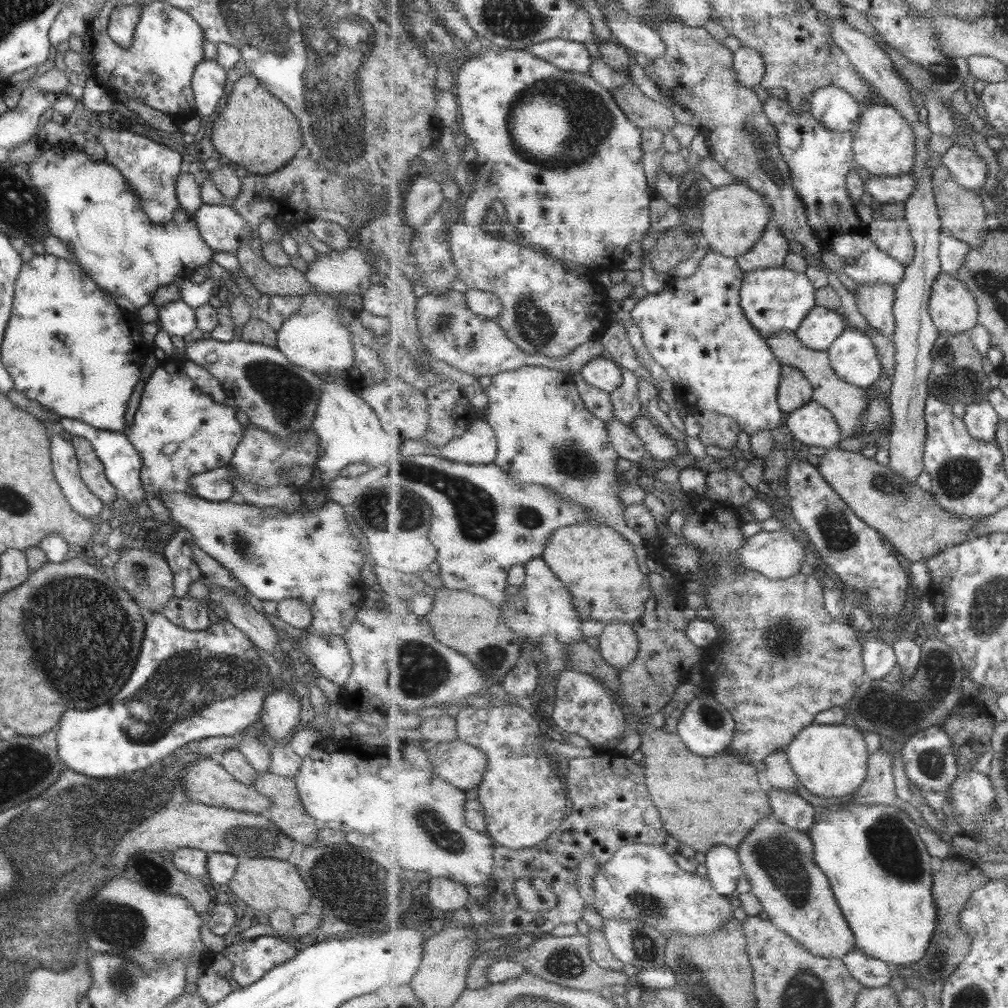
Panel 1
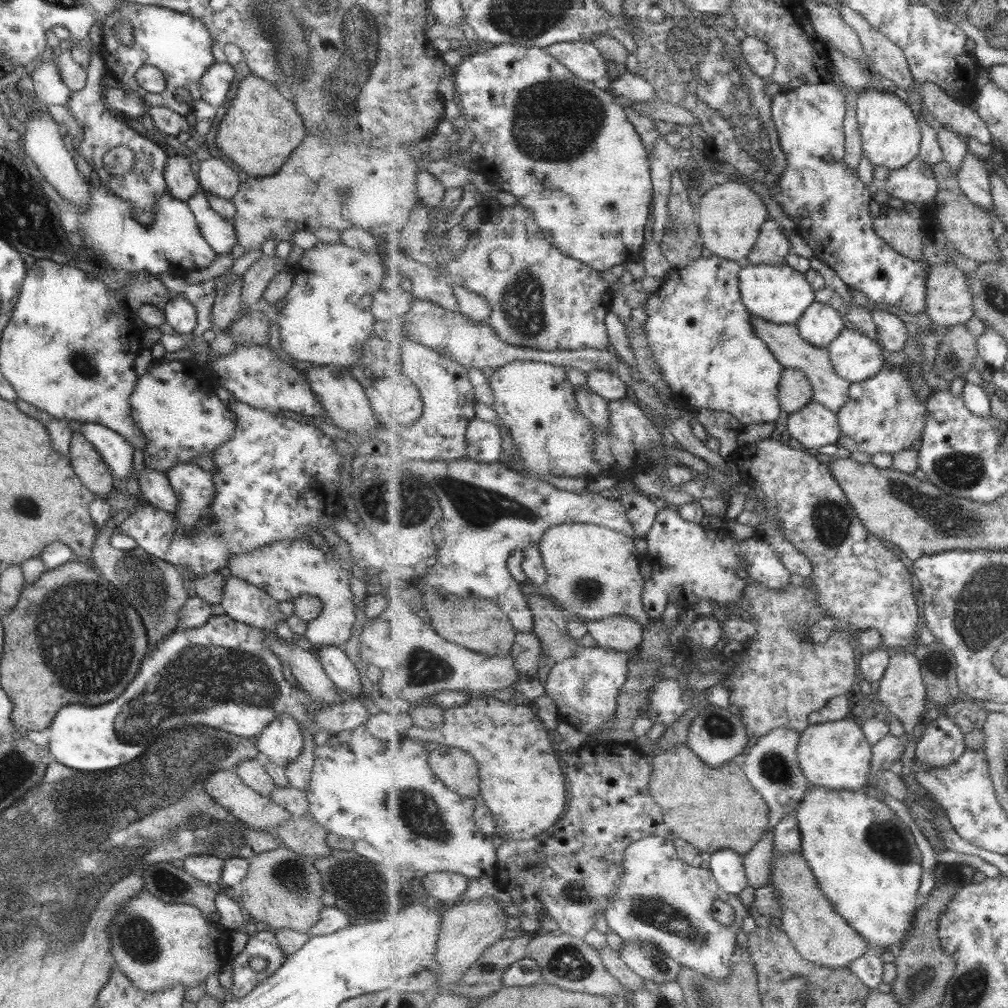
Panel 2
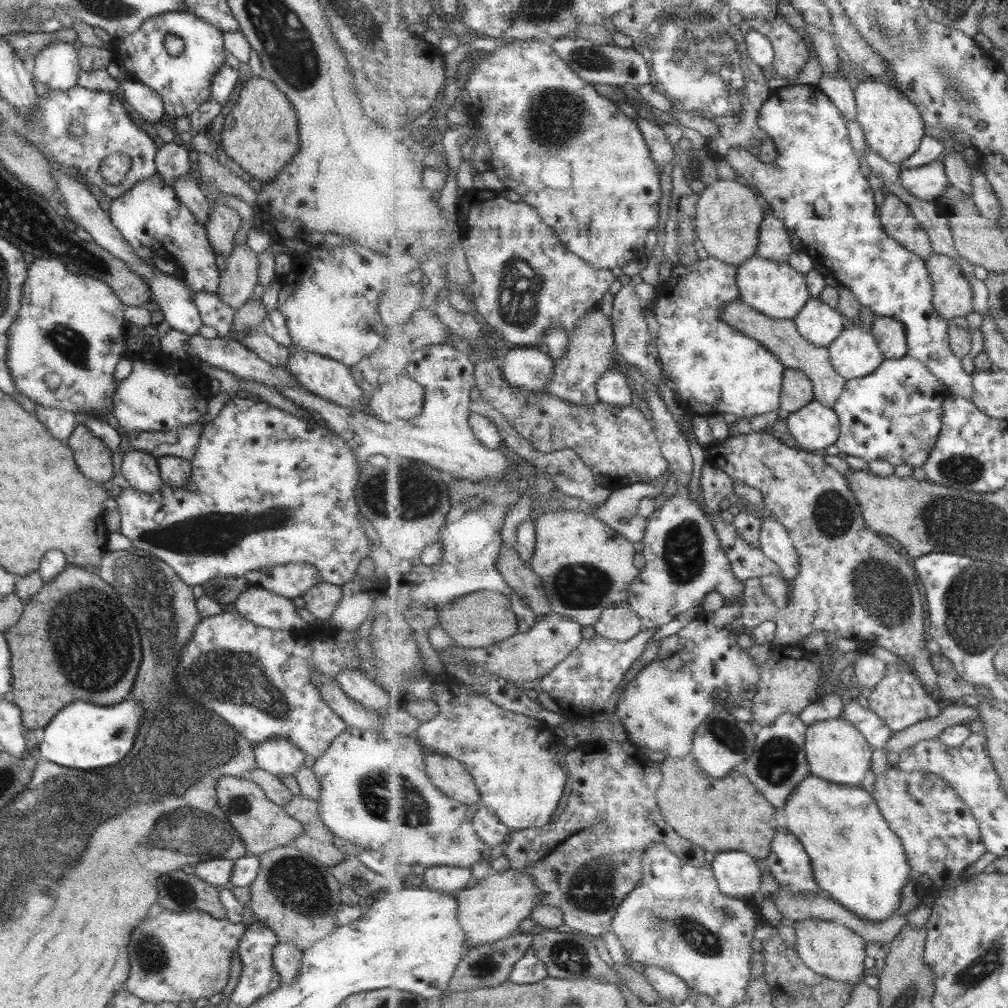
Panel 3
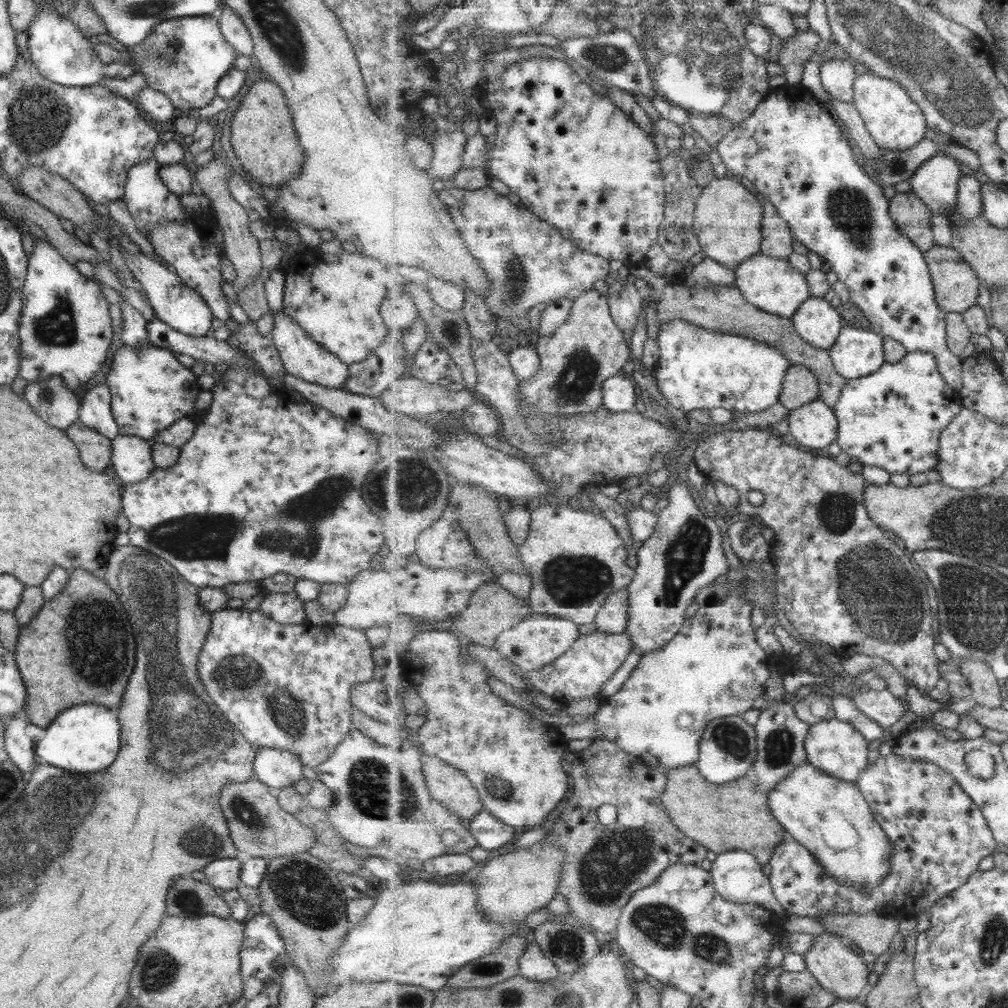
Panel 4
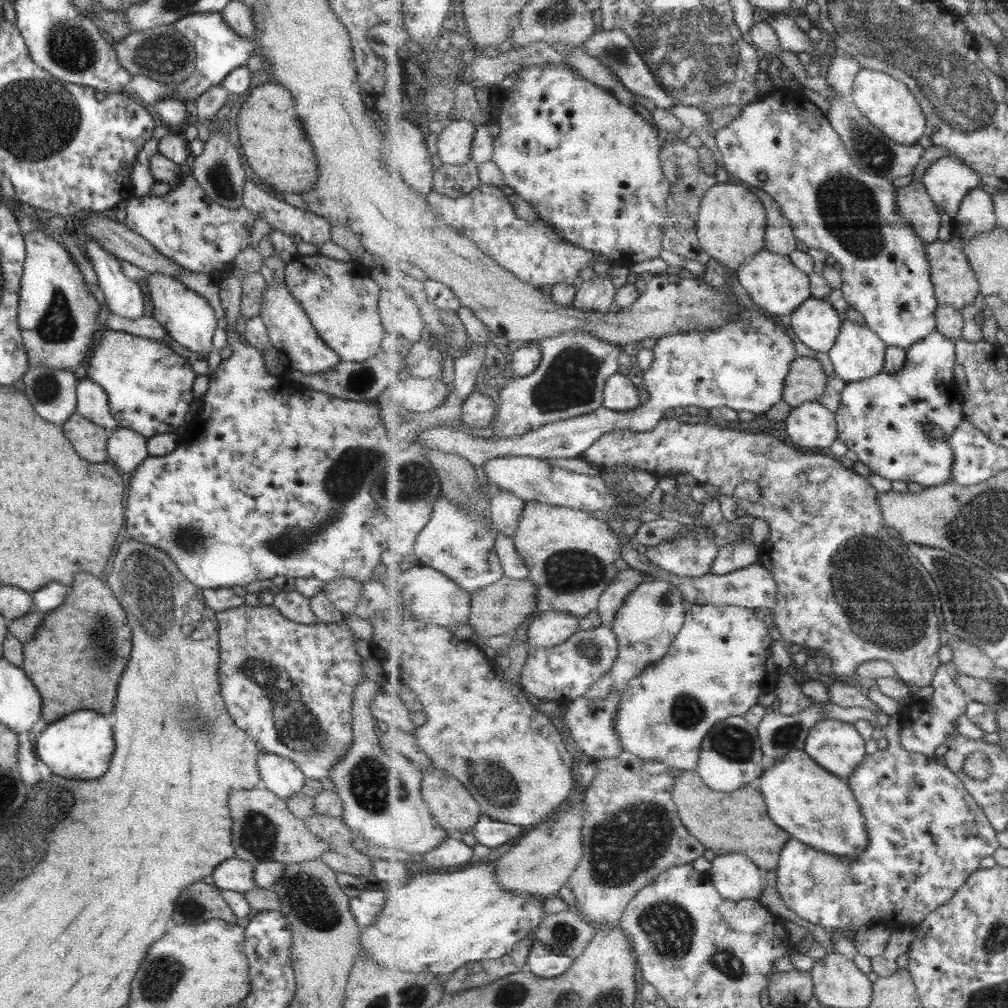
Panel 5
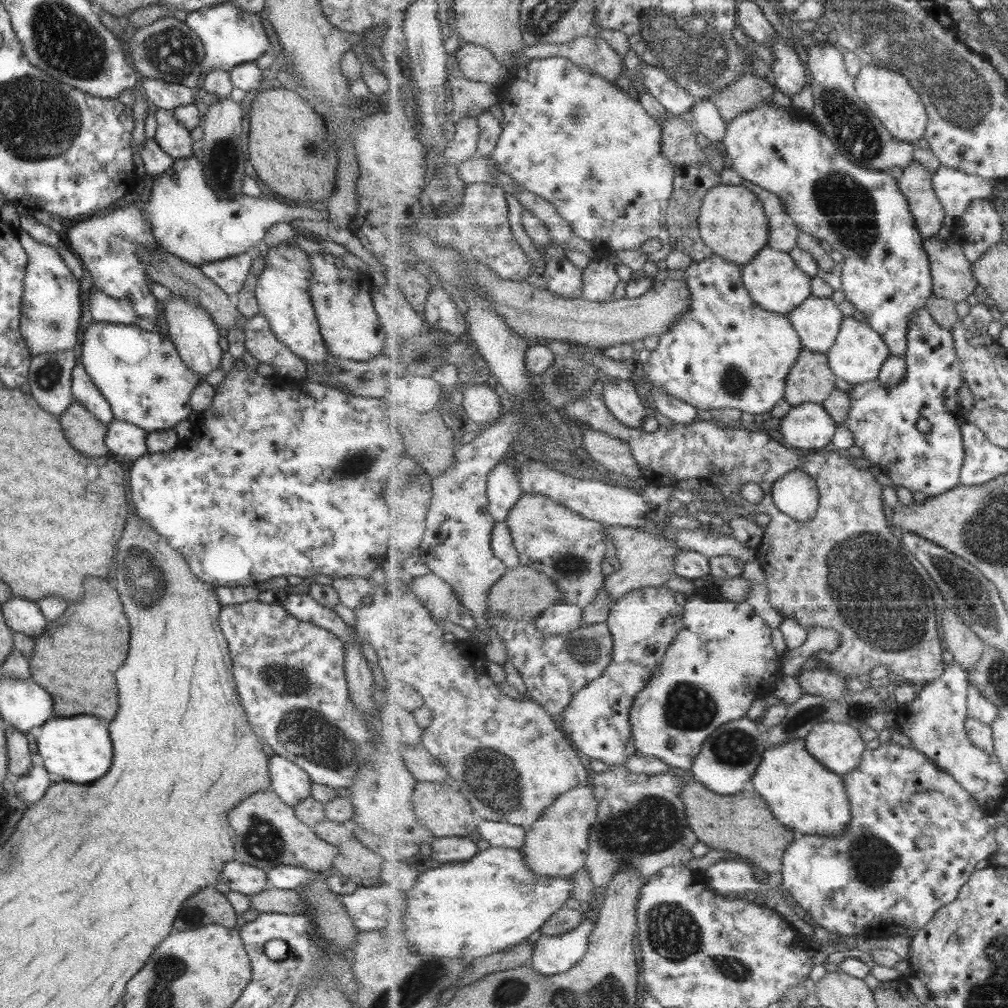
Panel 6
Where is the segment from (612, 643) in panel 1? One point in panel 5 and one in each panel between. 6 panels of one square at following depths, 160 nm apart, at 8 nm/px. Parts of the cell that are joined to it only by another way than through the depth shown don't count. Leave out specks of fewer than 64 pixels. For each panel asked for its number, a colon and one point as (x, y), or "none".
2: (620, 633)
3: (622, 623)
4: (614, 617)
5: (614, 597)

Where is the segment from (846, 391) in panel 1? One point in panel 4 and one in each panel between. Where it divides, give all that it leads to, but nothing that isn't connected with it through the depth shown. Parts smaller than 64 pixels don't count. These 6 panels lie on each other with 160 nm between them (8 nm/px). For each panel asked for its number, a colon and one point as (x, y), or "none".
2: (789, 347)
3: (782, 337)
4: (723, 309)

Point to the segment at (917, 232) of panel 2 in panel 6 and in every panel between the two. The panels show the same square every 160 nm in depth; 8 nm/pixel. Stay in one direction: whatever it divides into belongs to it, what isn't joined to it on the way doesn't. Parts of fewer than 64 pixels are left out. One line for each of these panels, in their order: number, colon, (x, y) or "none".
3: (899, 221)
4: (913, 217)
5: (914, 203)
6: (916, 183)

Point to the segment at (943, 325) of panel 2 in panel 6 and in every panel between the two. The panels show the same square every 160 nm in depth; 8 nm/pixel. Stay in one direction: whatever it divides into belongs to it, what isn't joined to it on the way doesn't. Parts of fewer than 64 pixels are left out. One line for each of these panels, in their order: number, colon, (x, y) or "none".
3: (953, 294)
4: (957, 284)
5: (956, 284)
6: (954, 279)

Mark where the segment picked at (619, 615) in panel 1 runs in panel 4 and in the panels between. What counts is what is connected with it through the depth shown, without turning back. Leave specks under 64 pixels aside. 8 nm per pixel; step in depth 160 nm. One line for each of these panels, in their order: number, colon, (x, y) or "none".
2: (594, 572)
3: (586, 566)
4: (576, 558)

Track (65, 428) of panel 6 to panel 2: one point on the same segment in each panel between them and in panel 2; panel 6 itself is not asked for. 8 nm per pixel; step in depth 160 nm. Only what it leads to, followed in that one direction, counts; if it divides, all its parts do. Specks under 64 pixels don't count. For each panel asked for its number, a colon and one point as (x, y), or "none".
2: (94, 474)
3: (92, 458)
4: (94, 450)
5: (88, 440)

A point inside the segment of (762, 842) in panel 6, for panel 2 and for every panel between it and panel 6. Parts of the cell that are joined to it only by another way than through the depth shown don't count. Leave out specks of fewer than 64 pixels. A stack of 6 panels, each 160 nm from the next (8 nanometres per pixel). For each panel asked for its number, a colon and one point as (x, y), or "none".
2: (713, 808)
3: (719, 815)
4: (722, 818)
5: (715, 817)

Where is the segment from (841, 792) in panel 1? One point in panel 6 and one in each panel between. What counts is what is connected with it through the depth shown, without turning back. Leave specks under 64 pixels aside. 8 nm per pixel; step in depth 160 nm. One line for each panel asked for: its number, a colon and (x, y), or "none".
2: (836, 755)
3: (837, 751)
4: (836, 747)
5: (838, 746)
6: (839, 746)

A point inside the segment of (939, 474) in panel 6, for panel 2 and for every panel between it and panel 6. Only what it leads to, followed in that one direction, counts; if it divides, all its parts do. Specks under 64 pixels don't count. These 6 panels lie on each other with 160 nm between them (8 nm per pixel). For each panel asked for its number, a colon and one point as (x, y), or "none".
2: (883, 415)
3: (895, 414)
4: (894, 419)
5: (882, 419)

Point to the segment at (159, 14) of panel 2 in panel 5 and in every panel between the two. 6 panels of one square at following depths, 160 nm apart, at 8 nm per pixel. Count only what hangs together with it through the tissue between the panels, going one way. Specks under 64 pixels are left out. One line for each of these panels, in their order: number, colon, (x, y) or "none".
3: (183, 82)
4: (187, 75)
5: (218, 49)

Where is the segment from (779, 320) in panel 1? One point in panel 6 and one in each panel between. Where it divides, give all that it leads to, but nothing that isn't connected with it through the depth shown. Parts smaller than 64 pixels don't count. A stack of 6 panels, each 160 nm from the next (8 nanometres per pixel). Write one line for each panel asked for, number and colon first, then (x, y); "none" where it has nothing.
2: (778, 293)
3: (778, 290)
4: (774, 285)
5: (773, 282)
6: (773, 278)

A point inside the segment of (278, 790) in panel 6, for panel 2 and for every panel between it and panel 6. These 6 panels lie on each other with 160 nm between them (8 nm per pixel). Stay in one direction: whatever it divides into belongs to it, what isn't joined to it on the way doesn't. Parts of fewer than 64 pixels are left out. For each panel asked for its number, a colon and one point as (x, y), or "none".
2: (280, 742)
3: (278, 756)
4: (276, 769)
5: (278, 775)

